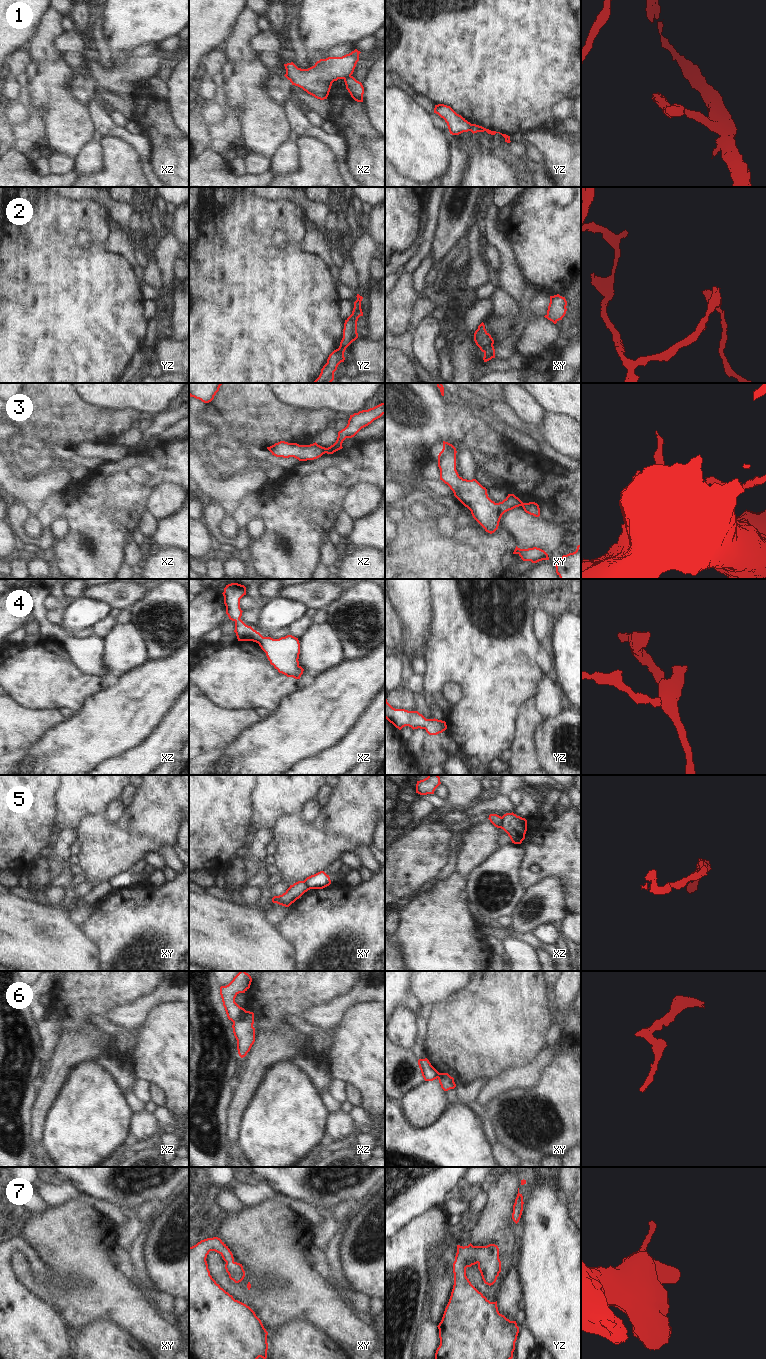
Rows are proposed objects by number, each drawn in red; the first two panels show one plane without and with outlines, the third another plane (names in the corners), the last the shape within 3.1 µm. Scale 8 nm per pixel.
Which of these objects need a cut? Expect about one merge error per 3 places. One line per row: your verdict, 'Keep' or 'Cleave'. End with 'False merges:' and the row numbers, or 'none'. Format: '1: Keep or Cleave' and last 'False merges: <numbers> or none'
1: Cleave
2: Cleave
3: Cleave
4: Keep
5: Cleave
6: Cleave
7: Keep
False merges: 1, 2, 3, 5, 6

